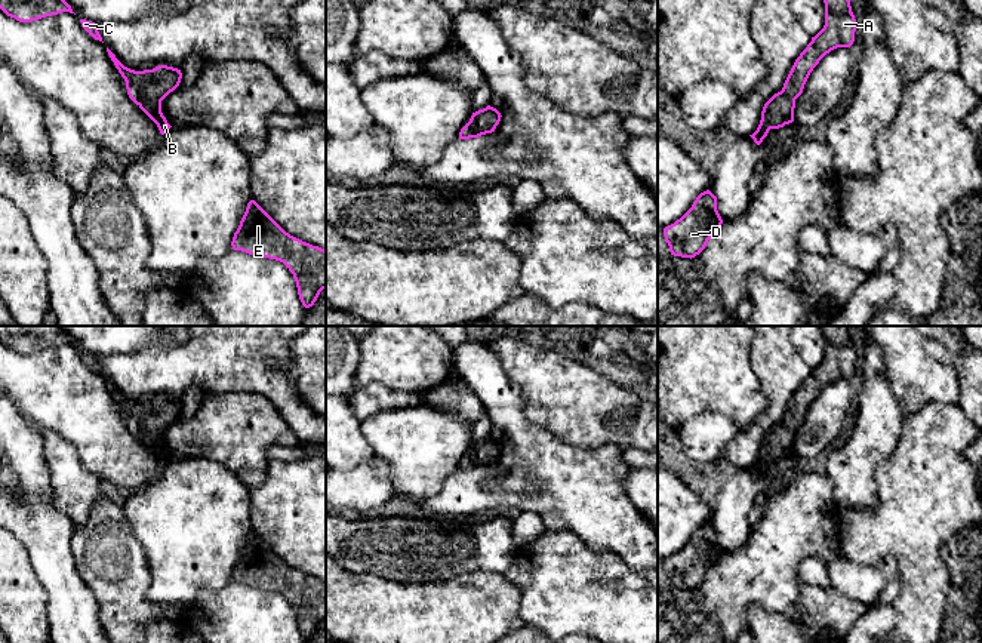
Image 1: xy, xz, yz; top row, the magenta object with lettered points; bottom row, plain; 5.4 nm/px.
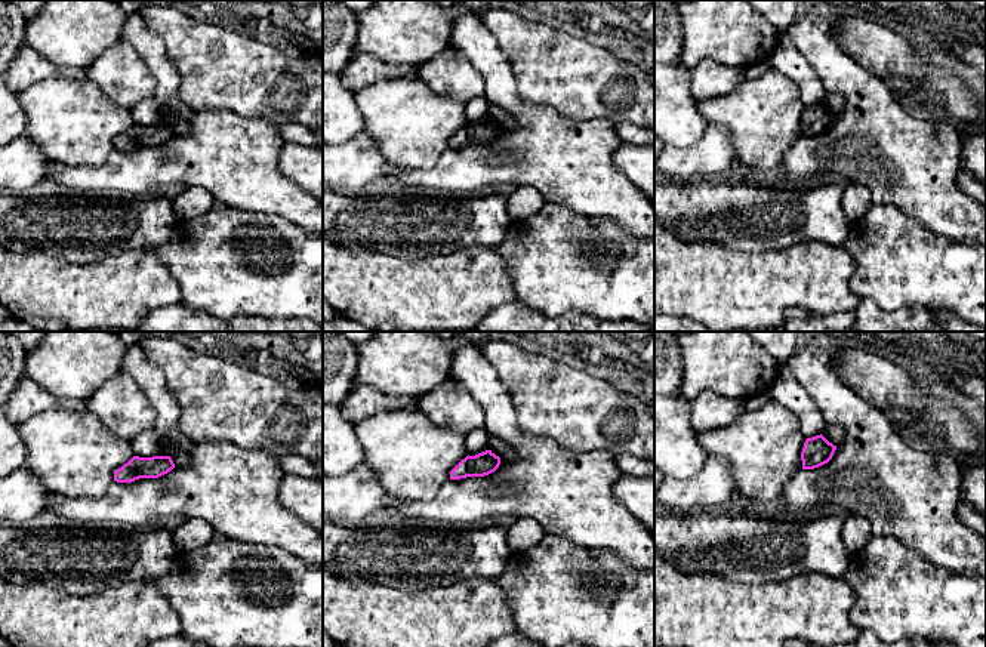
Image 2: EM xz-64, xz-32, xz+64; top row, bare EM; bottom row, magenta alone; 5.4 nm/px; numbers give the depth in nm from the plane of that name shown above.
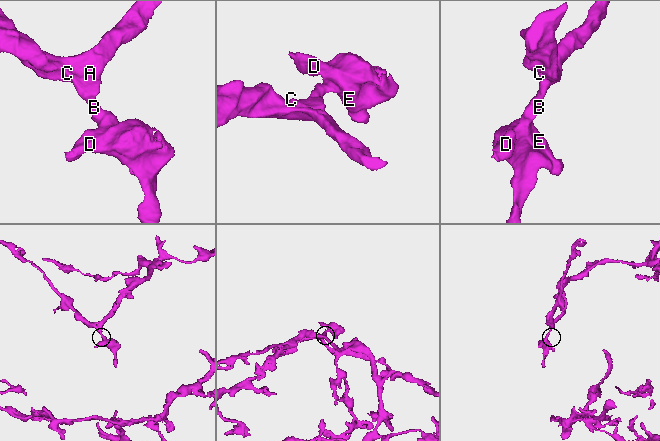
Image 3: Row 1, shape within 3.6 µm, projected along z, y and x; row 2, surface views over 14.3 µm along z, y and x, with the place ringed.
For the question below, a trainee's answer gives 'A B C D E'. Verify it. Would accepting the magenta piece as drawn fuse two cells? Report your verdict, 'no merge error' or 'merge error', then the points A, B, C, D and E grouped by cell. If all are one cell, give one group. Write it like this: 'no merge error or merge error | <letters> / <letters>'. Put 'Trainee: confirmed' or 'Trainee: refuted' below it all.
no merge error | A B C D E
Trainee: confirmed

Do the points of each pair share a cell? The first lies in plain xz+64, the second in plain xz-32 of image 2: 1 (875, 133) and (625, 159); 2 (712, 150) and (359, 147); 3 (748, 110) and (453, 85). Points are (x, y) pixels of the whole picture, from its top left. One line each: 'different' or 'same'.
1: different
2: same
3: different

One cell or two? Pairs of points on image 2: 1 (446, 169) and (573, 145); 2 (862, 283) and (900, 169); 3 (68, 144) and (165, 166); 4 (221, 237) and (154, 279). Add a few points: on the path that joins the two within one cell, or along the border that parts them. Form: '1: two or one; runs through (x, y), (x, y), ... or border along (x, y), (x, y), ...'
1: one; runs through (477, 169), (517, 168), (532, 154), (542, 153)
2: two; border along (874, 203), (894, 206), (918, 222)
3: two; border along (114, 150), (98, 166), (77, 166)
4: two; border along (154, 247), (154, 252), (179, 287), (179, 302)

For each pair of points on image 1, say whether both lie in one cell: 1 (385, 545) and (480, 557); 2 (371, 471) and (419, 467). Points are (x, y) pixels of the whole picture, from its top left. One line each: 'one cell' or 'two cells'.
1: one cell
2: two cells

